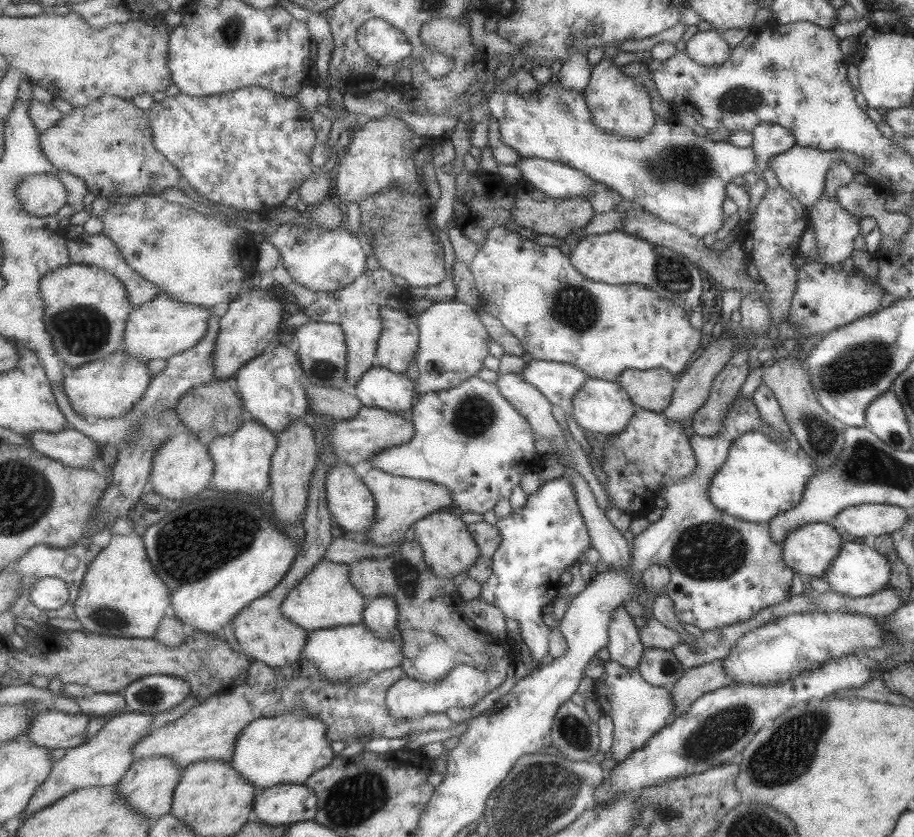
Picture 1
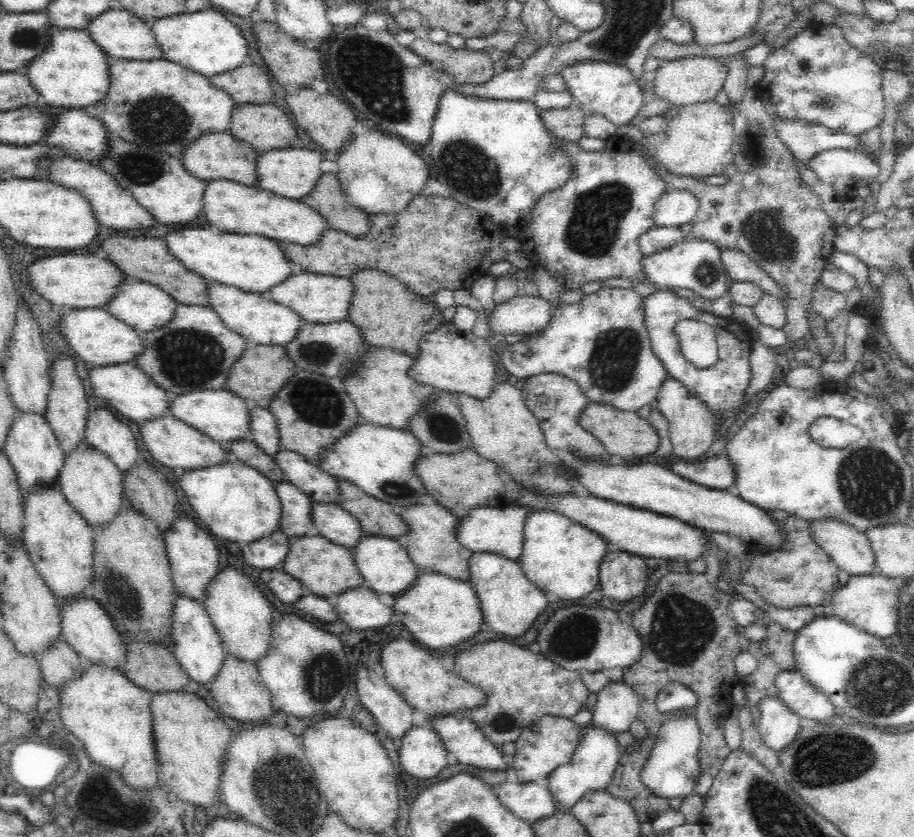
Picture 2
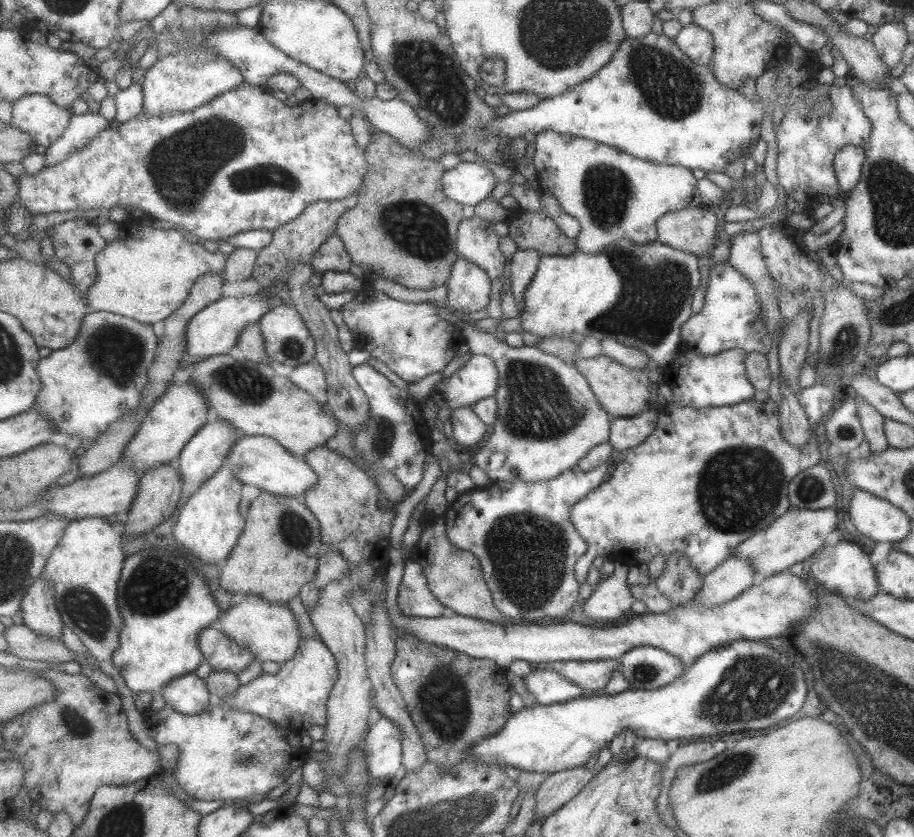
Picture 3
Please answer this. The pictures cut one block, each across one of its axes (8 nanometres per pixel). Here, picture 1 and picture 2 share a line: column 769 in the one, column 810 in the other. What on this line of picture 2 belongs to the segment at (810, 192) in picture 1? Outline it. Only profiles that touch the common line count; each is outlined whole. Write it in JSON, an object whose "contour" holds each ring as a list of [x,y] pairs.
{"contour":[[[829,149],[813,156],[809,170],[818,180],[829,184],[836,200],[848,200],[858,188],[868,187],[876,180],[880,170],[860,151]]]}

